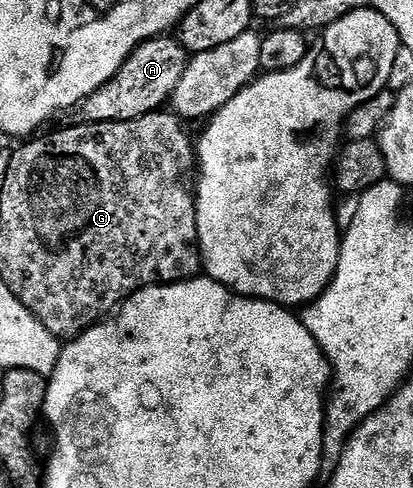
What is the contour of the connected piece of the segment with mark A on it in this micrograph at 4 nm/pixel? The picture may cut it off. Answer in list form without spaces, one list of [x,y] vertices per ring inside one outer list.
[[[161,35],[144,41],[106,84],[80,102],[79,120],[84,123],[118,123],[163,110],[171,102],[172,92],[178,87],[178,79],[182,79],[189,60],[188,50],[175,36]]]

